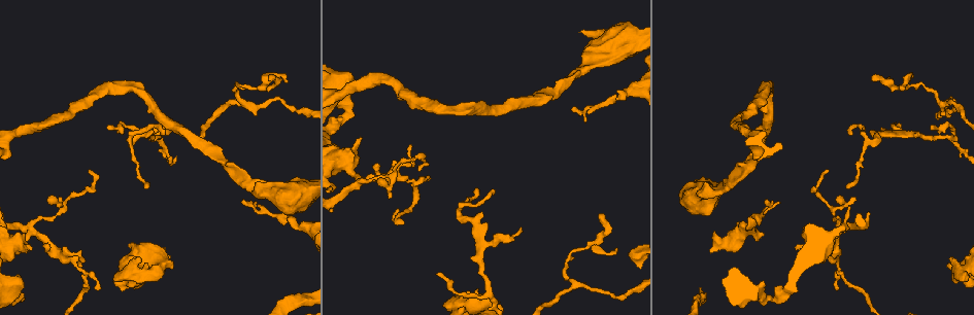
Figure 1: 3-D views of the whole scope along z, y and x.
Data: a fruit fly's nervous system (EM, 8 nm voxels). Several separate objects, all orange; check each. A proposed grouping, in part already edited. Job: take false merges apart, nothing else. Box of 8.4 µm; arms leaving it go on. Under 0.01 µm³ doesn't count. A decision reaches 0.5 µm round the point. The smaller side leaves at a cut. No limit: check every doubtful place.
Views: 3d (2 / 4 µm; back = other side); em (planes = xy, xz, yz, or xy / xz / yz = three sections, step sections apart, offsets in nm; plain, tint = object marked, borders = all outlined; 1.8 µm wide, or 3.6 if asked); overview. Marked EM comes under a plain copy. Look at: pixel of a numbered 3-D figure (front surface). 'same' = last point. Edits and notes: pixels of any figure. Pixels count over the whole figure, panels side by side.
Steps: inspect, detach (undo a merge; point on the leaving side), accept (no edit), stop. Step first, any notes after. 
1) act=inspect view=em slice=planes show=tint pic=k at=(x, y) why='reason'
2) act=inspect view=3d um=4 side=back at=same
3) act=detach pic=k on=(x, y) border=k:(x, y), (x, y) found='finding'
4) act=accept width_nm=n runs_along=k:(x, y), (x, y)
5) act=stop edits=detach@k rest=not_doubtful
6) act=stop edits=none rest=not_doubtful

act=inspect view=3d um=4 side=back pic=1 at=(473, 304)

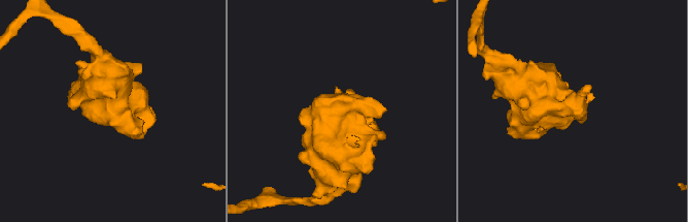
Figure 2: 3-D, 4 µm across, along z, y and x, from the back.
act=inspect view=em um=3.6 slice=planes show=borders pic=2 at=(346, 110) why='shape alone is not enough'

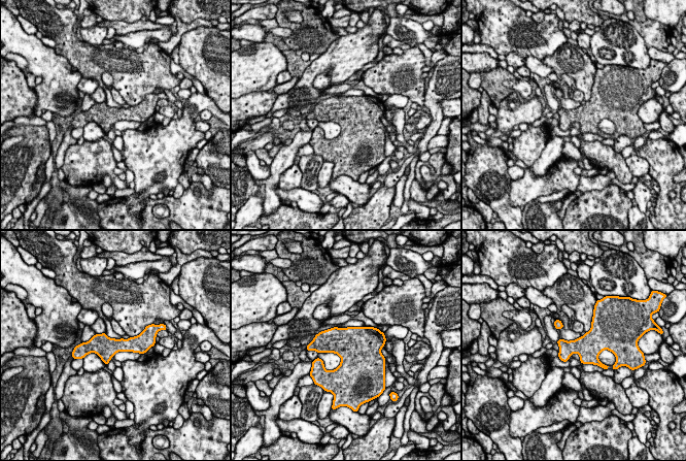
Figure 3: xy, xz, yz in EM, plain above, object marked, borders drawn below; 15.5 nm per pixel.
act=accept width_nm=340 found='one cell here'

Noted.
act=inspect view=3d um=2 pic=1 at=(30, 236) why='closes a loop'

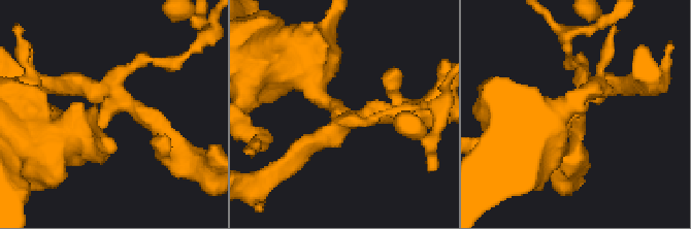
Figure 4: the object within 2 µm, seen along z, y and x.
act=inspect view=em slice=planes show=tint pic=4 at=(343, 116) arms=3

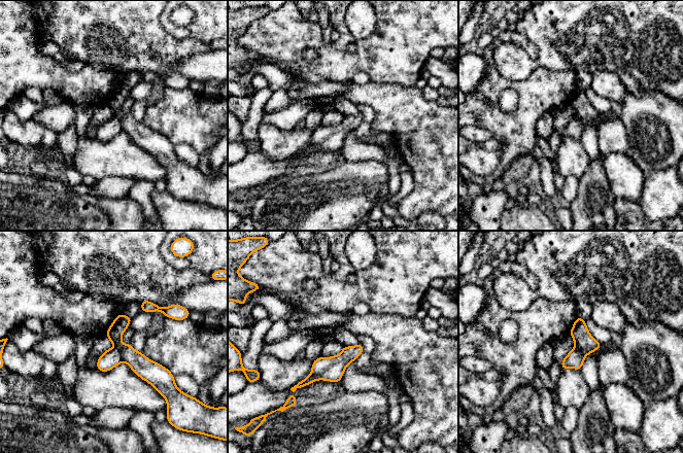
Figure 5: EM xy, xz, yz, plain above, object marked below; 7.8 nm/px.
act=detach pic=5 on=(145, 369) width_nm=150 part_leaving=5:(121, 316), (117, 342), (160, 385) found='two cells meet here'

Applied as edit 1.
act=inspect view=3d um=4 pic=4 at=(304, 78)

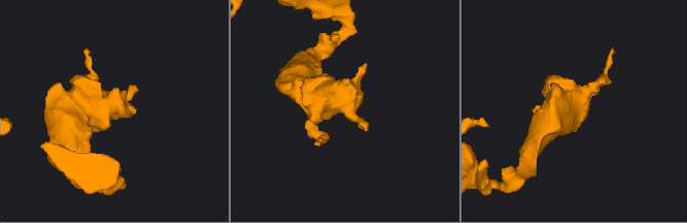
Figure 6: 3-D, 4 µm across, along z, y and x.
act=inspect view=em um=3.6 slice=yz step=16 show=tint at=same why='need the tissue'

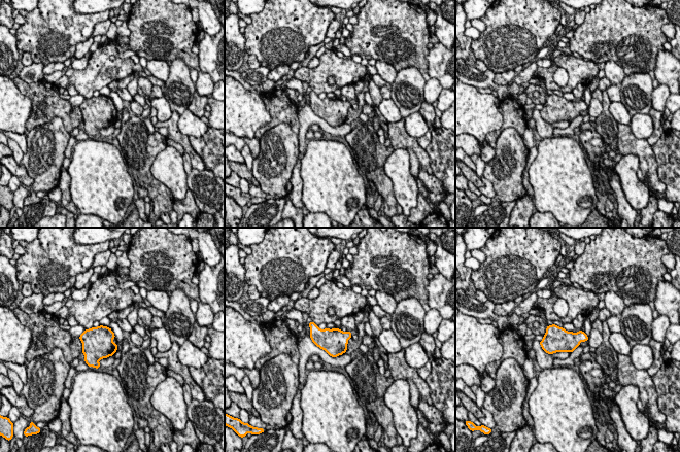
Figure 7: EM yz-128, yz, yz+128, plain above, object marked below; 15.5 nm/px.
act=inspect view=em um=3.6 slice=planes show=tint at=same

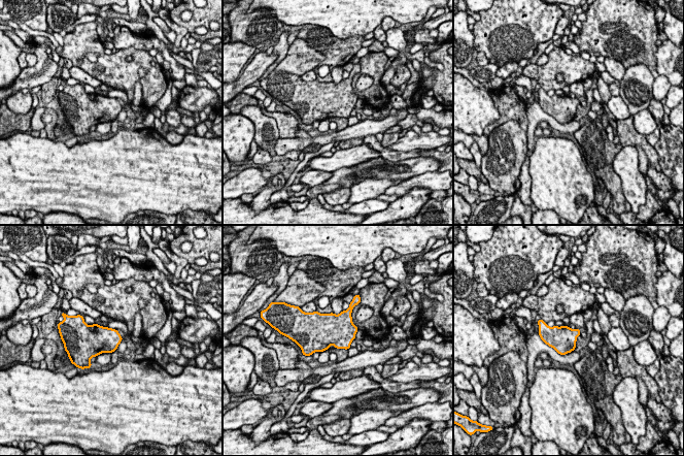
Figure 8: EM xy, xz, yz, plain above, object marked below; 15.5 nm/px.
act=accept found='all the same cell'

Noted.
act=inspect view=3d um=2 side=back pic=1 at=(628, 91) why='sharp bend'

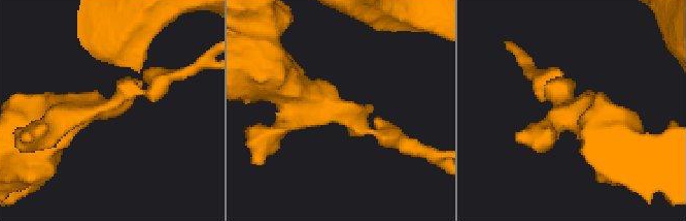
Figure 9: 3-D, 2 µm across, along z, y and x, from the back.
act=inspect view=em slice=planes show=tint pic=9 at=(341, 113)

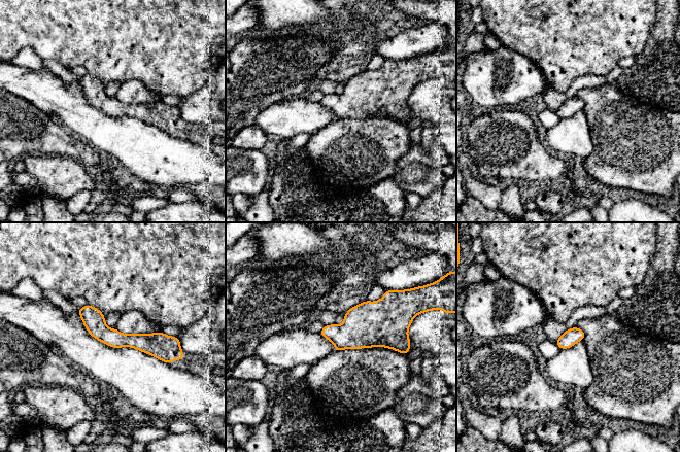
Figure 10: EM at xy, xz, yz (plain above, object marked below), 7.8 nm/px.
act=accept runs_along=10:(81, 311), (116, 340), (172, 343) found='all the same cell'

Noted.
act=inspect view=3d um=4 side=back pic=1 at=(611, 54) why='thick turns thin'

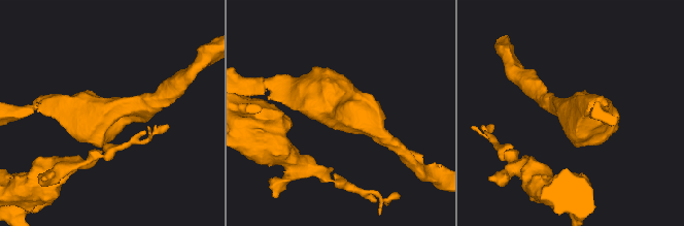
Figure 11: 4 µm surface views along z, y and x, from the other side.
act=inspect view=em um=3.6 slice=planes show=tint pic=11 at=(569, 111)

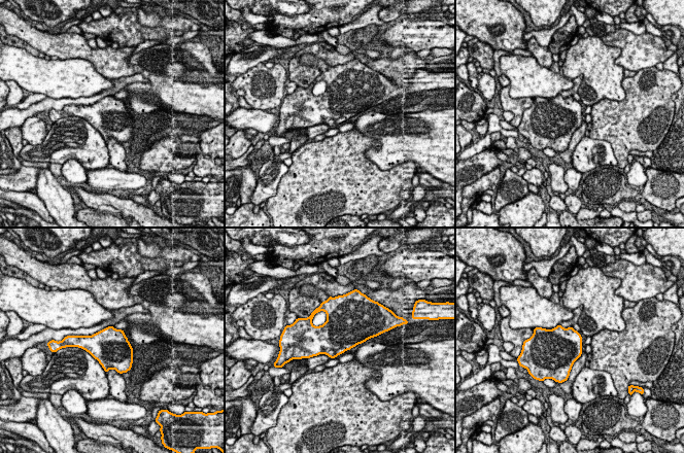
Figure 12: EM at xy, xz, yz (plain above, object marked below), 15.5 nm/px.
act=accept width_nm=600 found='continuous, no second cell'

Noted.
act=inspect view=overview why='redraw'

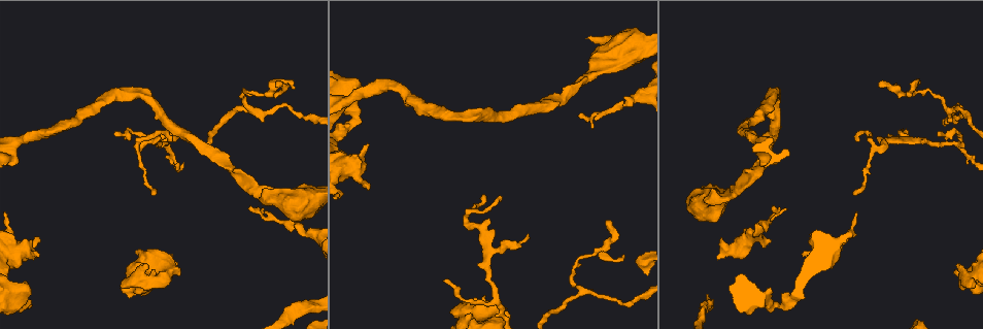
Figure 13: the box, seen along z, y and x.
act=inspect view=em slice=planes show=tint pic=13 at=(274, 94) why='abrupt turn'

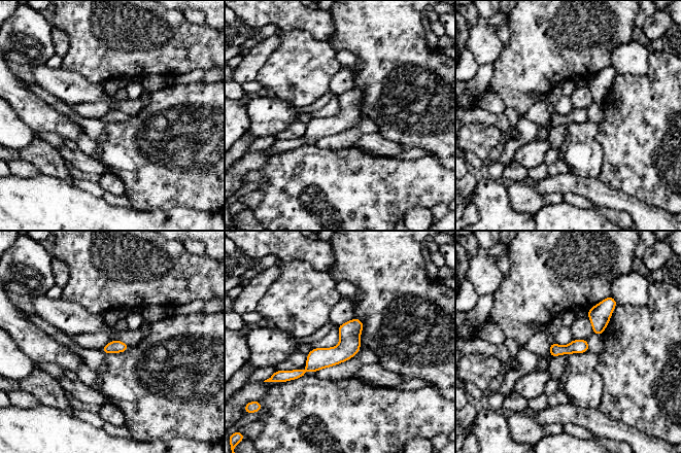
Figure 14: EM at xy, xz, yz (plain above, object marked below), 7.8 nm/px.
act=accept width_nm=100 runs_along=14:(360, 324), (333, 356), (287, 378) found='all the same cell'

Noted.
act=stop edits=detach@5 rest=not_doubtful

